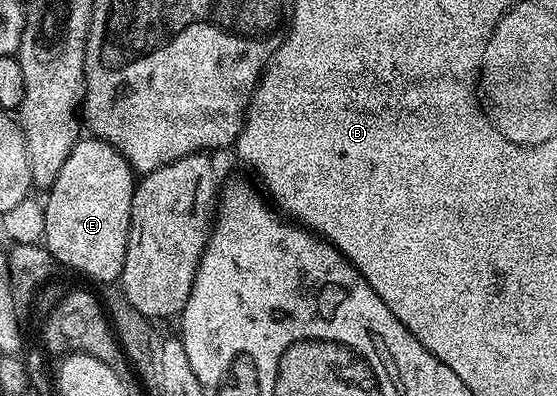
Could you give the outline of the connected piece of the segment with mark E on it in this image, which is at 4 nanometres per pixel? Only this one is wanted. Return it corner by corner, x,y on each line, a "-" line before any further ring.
97,137
79,138
72,153
68,153
68,161
64,161
64,169
60,169
56,181
49,187
47,195
50,196
45,196
44,199
46,209
44,246
50,251
55,264
63,263
64,266
71,267
72,270
79,271
80,274
87,275
98,283
104,283
103,285
121,280
124,253
128,249
135,186
134,168
111,143
105,143
103,139

